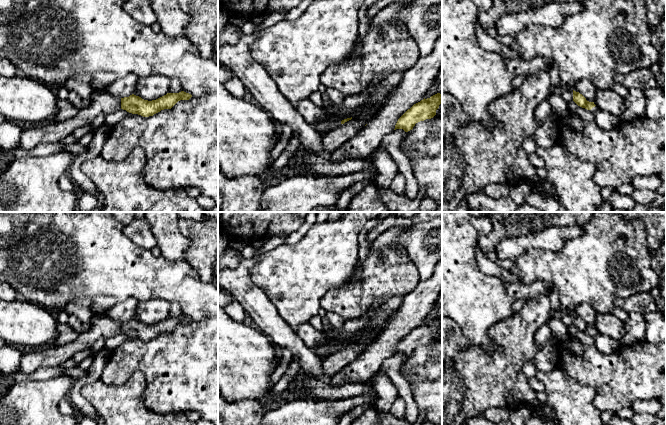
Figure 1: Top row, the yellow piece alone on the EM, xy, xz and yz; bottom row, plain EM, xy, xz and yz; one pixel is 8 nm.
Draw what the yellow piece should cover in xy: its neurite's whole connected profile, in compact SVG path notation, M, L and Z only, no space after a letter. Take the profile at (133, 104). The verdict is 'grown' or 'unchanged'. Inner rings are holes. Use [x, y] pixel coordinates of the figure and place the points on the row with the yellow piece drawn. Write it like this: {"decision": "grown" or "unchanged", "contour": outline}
{"decision": "grown", "contour": "M105 91L94 92L89 105L80 109L73 118L60 122L51 120L44 124L24 126L17 149L31 150L41 143L61 143L76 129L91 124L99 113L107 115L123 109L132 114L149 117L161 110L171 109L178 101L189 100L191 97L191 94L181 91L167 93L156 100L148 101L134 94L120 99Z"}

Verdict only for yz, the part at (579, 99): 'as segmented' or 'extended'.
extended

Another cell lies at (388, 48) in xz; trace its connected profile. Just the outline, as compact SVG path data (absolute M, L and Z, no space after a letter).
M393 2L370 19L370 28L362 43L356 46L346 59L326 69L320 82L326 88L334 88L345 96L358 94L378 76L407 71L420 58L418 47L410 36L406 24L400 18L403 3Z

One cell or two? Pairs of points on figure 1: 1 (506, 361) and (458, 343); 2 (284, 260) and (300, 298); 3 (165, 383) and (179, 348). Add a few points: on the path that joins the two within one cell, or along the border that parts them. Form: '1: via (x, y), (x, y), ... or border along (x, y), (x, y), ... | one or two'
1: via (494, 361), (476, 361), (470, 355) | one
2: via (287, 269), (295, 279), (296, 289) | one
3: via (174, 374), (179, 369), (179, 357) | one

